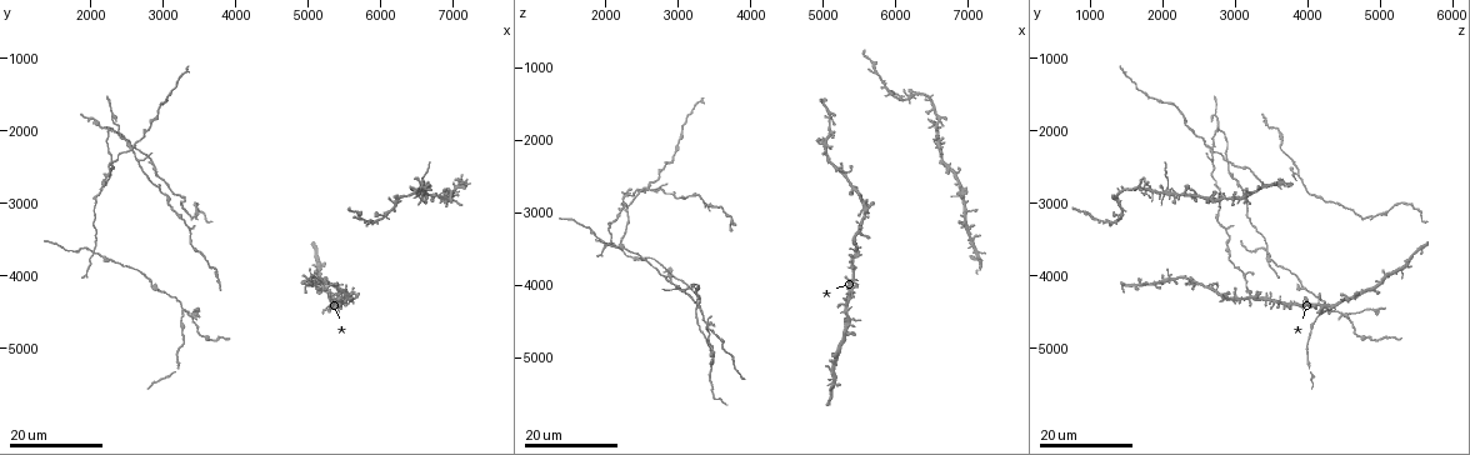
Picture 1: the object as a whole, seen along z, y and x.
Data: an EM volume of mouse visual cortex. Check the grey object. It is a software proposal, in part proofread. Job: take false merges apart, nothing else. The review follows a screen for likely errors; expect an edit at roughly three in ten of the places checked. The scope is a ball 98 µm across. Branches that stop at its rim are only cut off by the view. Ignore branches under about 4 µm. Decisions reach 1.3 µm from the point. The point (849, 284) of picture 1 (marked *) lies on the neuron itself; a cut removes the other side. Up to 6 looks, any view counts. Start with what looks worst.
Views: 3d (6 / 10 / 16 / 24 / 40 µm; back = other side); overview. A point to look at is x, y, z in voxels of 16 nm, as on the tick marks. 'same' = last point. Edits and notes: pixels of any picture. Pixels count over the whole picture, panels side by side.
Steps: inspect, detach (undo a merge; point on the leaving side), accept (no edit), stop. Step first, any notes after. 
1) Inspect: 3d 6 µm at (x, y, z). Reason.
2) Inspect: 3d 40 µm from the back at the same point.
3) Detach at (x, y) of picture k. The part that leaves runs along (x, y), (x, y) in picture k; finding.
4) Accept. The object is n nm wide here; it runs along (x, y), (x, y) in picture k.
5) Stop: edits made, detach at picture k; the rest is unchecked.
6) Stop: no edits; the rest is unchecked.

Inspect: 3d 24 µm at (2050, 3650, 3450). Four or more arms meet.

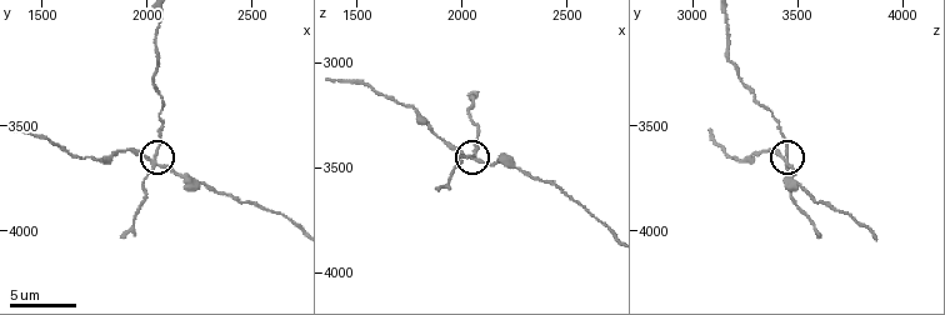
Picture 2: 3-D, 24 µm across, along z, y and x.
Inspect: 3d 6 µm at (2030, 3630, 3430). Closer look.

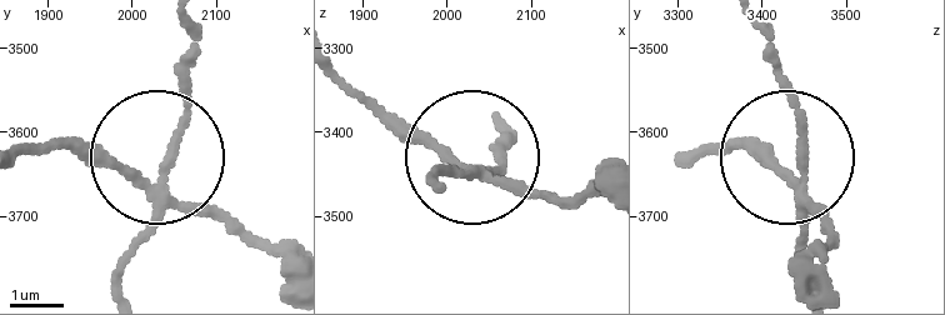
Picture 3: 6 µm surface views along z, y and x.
Detach at (188, 119) of picture 3. 4 arms meet here; the part that leaves runs along (158, 198), (193, 28) in picture 3; a second neuron is stuck on.

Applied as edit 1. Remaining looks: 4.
Inspect: 3d 24 µm at (5900, 3250, 1250).

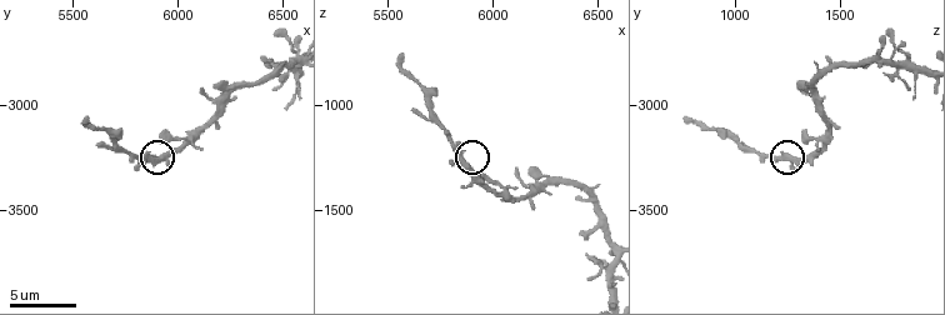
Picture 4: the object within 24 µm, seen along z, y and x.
Inspect: 3d 10 µm at (5850, 3250, 1260).

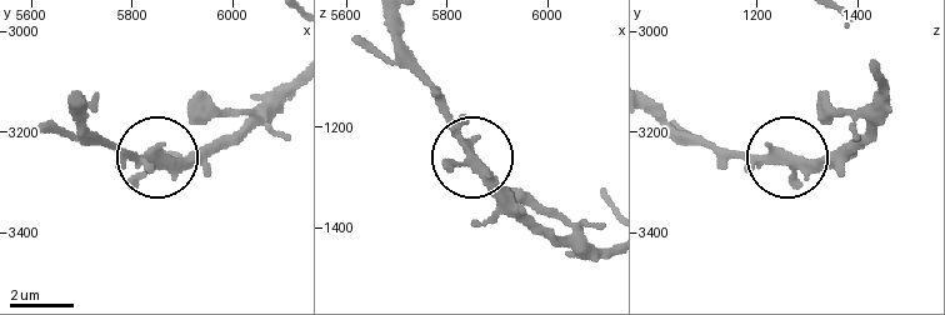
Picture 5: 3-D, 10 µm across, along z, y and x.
Accept. The object is 280 nm wide here; all the same neuron.

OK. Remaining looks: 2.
Inspect: 3d 24 µm at (5100, 4150, 1650). Four-way junction.

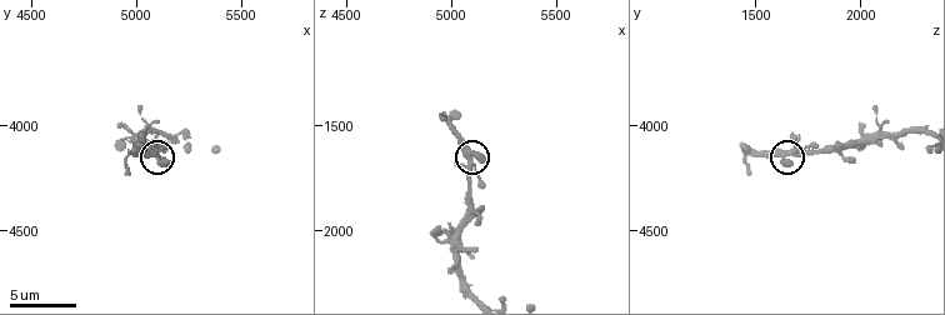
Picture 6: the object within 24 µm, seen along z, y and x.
Inspect: 3d 6 µm at (5100, 4120, 1700).

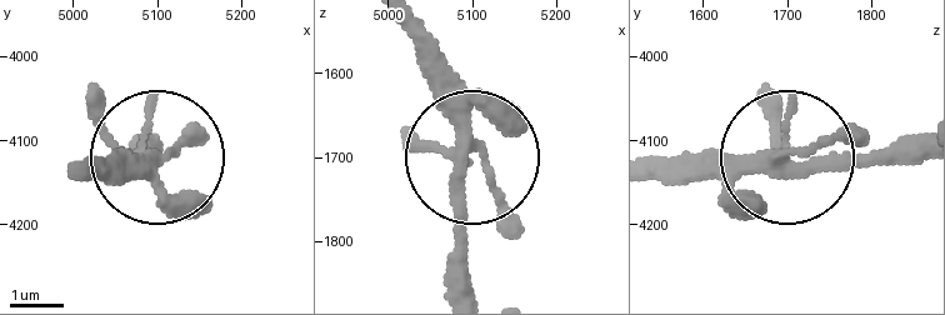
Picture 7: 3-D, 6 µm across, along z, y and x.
Accept. It runs along (446, 293), (469, 131), (420, 29) in picture 7; one neuron here.

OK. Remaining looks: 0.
Stop: edits made, detach at picture 3; the rest is unchecked.

